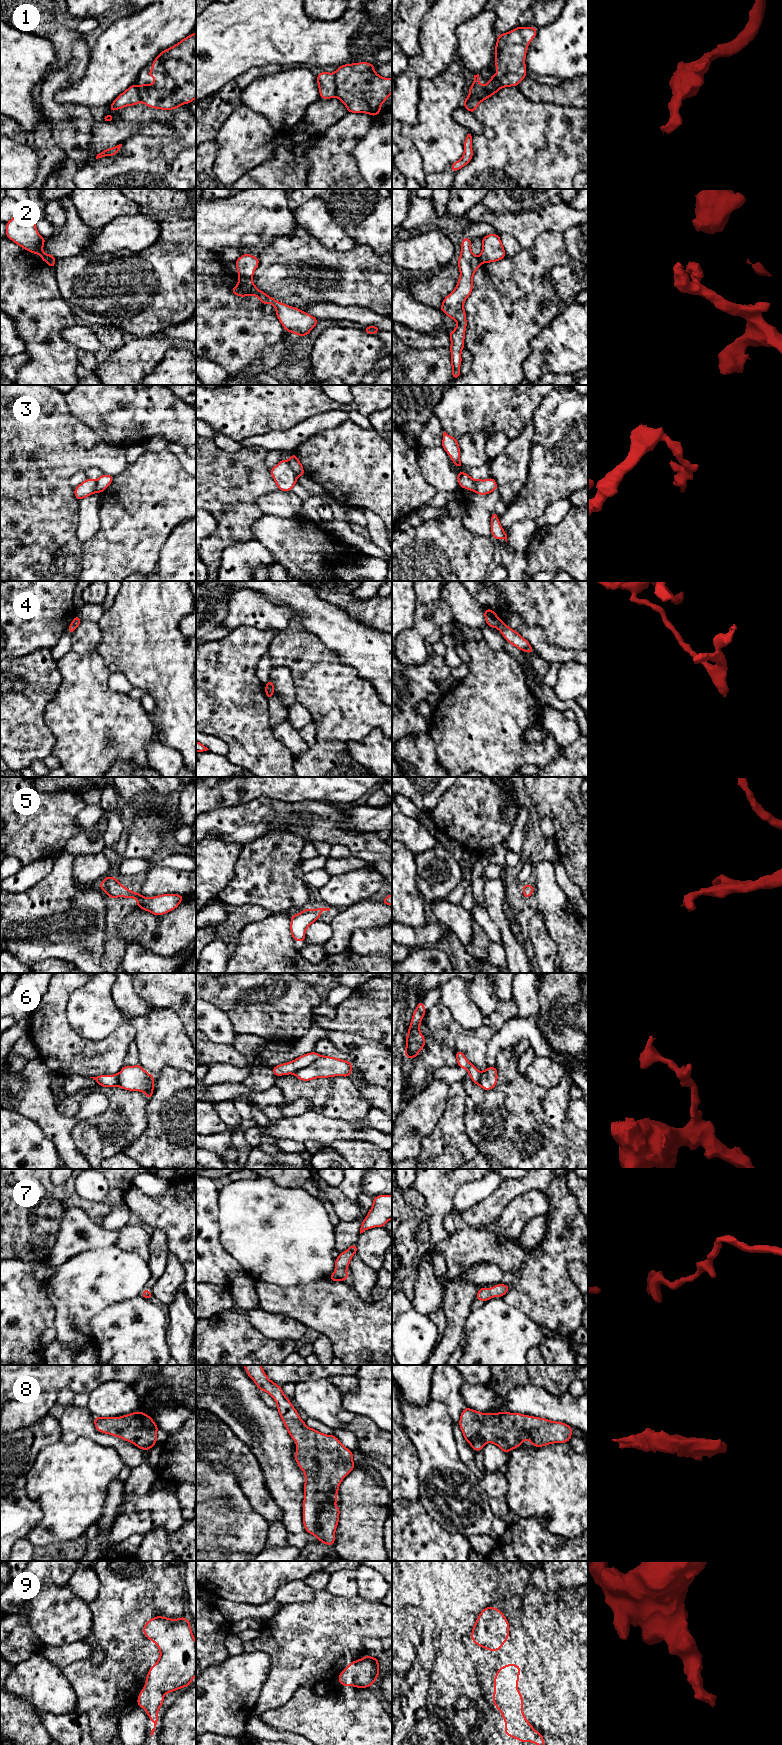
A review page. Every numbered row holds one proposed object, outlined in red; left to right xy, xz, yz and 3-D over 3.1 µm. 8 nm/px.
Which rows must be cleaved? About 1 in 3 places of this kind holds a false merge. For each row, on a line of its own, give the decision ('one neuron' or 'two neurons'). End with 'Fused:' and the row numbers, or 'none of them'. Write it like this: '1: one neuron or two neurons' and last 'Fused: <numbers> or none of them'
1: two neurons
2: two neurons
3: two neurons
4: one neuron
5: one neuron
6: two neurons
7: one neuron
8: one neuron
9: one neuron
Fused: 1, 2, 3, 6

